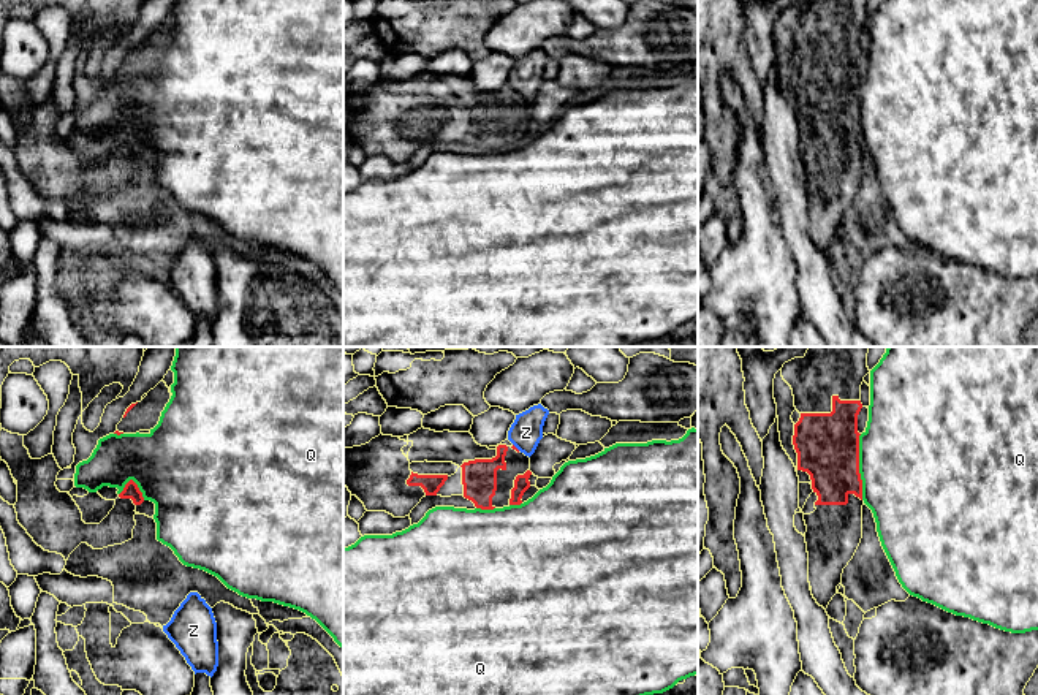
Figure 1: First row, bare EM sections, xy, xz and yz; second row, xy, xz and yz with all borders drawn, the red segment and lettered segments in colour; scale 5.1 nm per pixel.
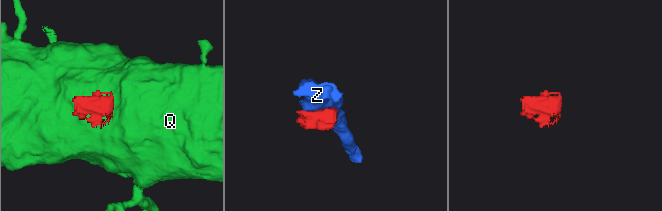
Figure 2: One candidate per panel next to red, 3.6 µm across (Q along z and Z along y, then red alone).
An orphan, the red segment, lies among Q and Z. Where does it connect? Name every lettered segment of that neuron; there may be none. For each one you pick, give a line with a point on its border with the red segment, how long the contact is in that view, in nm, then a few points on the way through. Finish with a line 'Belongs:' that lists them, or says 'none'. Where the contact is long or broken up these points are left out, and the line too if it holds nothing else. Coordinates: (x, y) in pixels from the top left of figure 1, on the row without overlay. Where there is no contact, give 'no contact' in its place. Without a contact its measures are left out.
Belongs: none

